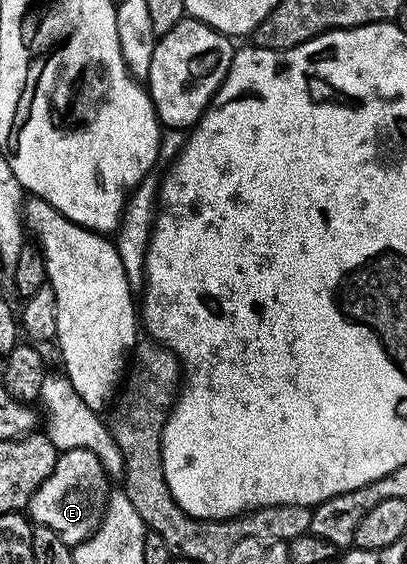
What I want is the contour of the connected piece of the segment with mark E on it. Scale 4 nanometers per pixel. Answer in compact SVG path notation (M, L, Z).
M71 449L69 452L61 452L57 455L50 478L46 478L46 482L34 490L26 509L27 515L33 525L54 530L54 534L58 534L58 538L62 538L62 542L69 546L80 544L92 537L104 515L104 484L104 470L90 450Z

